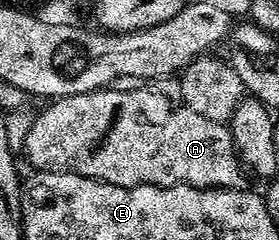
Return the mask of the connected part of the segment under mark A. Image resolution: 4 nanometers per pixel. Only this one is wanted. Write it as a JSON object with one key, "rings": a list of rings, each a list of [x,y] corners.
{"rings":[[[106,87],[97,89],[93,93],[83,95],[71,95],[59,97],[48,102],[49,105],[41,114],[34,116],[30,123],[30,129],[26,133],[23,150],[25,157],[34,166],[34,170],[43,173],[74,173],[84,177],[93,177],[96,181],[106,181],[119,187],[135,187],[136,185],[190,185],[196,189],[240,189],[241,173],[243,174],[243,162],[237,153],[237,144],[233,141],[233,130],[228,124],[212,121],[196,114],[182,103],[172,105],[161,93],[156,93],[153,87],[141,87],[145,89],[117,89],[121,87]]]}

